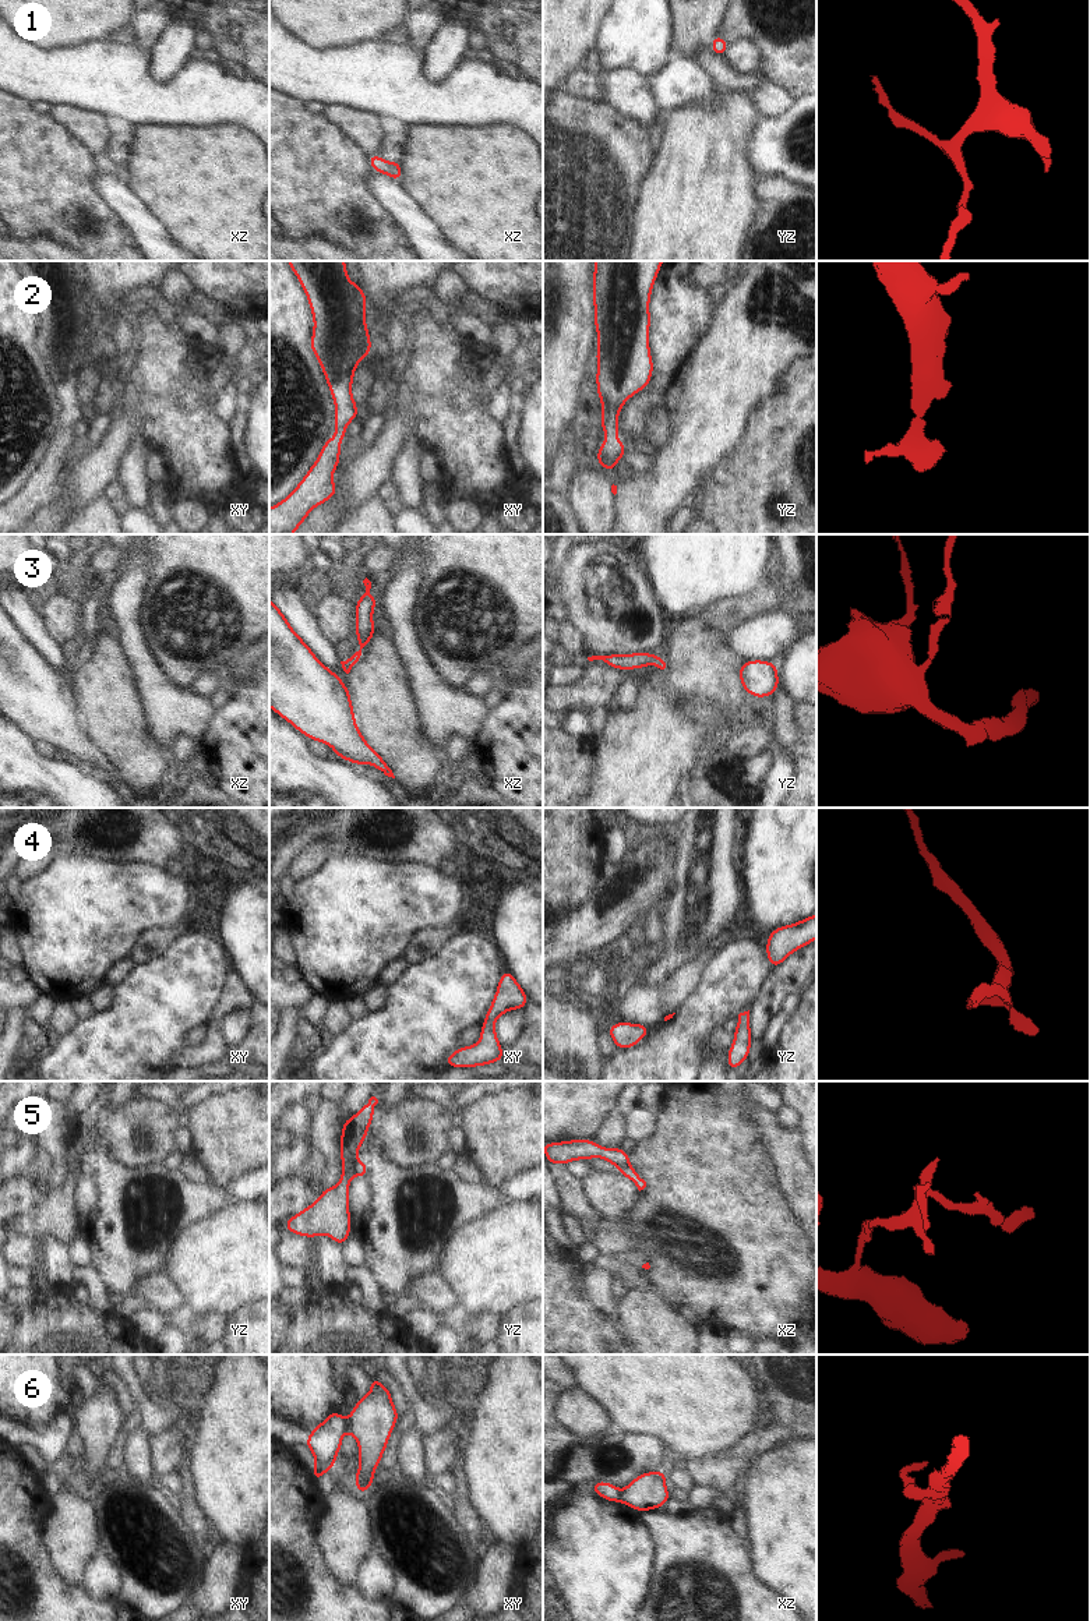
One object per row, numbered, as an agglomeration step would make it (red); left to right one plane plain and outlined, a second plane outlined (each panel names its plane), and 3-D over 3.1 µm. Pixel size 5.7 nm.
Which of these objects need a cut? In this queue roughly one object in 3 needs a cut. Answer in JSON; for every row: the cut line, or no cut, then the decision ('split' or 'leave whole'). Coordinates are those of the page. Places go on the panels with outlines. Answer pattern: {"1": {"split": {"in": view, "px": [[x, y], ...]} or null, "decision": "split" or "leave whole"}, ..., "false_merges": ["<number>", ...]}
{"1": {"split": null, "decision": "leave whole"}, "2": {"split": null, "decision": "leave whole"}, "3": {"split": null, "decision": "leave whole"}, "4": {"split": null, "decision": "leave whole"}, "5": {"split": {"in": "yz", "px": [[357, 1161], [353, 1166], [353, 1173]]}, "decision": "split"}, "6": {"split": {"in": "xz", "px": [[620, 1490], [621, 1500]]}, "decision": "split"}, "false_merges": ["5", "6"]}

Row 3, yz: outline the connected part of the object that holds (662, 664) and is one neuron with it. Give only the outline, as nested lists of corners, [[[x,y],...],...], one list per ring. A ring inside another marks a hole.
[[[613,653],[609,656],[592,656],[588,660],[603,660],[615,670],[635,670],[656,664],[660,672],[666,674],[669,671],[669,663],[653,653],[631,653],[624,656]]]

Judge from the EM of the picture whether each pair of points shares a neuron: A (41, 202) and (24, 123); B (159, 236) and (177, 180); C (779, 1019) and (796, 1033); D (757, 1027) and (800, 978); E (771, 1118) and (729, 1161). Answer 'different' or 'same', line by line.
A: same
B: different
C: different
D: same
E: different

